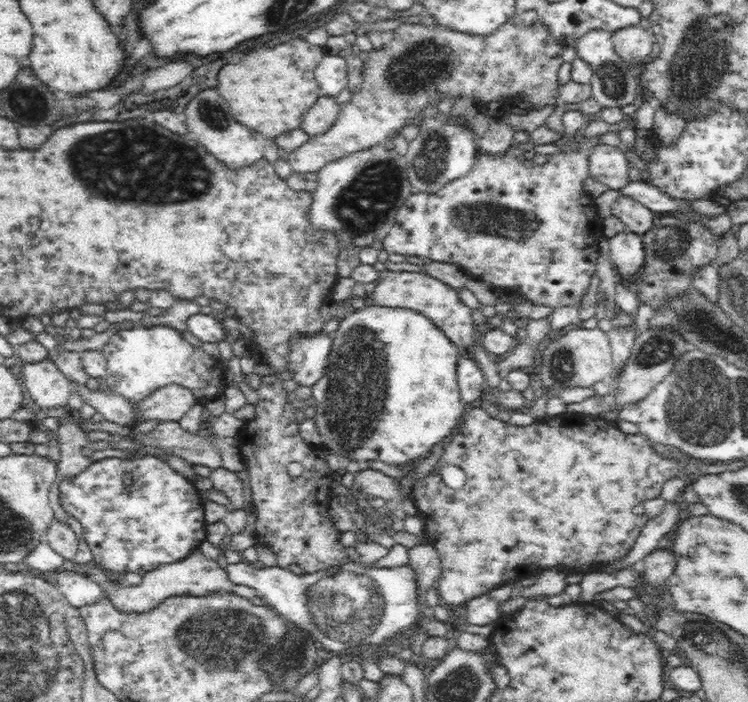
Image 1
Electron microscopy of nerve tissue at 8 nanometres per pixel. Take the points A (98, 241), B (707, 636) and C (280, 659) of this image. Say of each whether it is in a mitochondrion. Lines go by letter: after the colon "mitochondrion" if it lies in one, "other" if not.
A: other
B: mitochondrion
C: mitochondrion

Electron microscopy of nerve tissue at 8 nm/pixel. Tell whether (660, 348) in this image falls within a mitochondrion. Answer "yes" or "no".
yes

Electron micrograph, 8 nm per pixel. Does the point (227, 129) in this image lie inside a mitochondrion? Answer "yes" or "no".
yes

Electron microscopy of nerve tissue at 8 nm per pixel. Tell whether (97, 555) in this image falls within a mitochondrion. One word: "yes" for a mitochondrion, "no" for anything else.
no

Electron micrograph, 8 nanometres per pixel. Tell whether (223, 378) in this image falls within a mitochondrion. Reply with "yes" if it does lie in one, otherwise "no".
no

